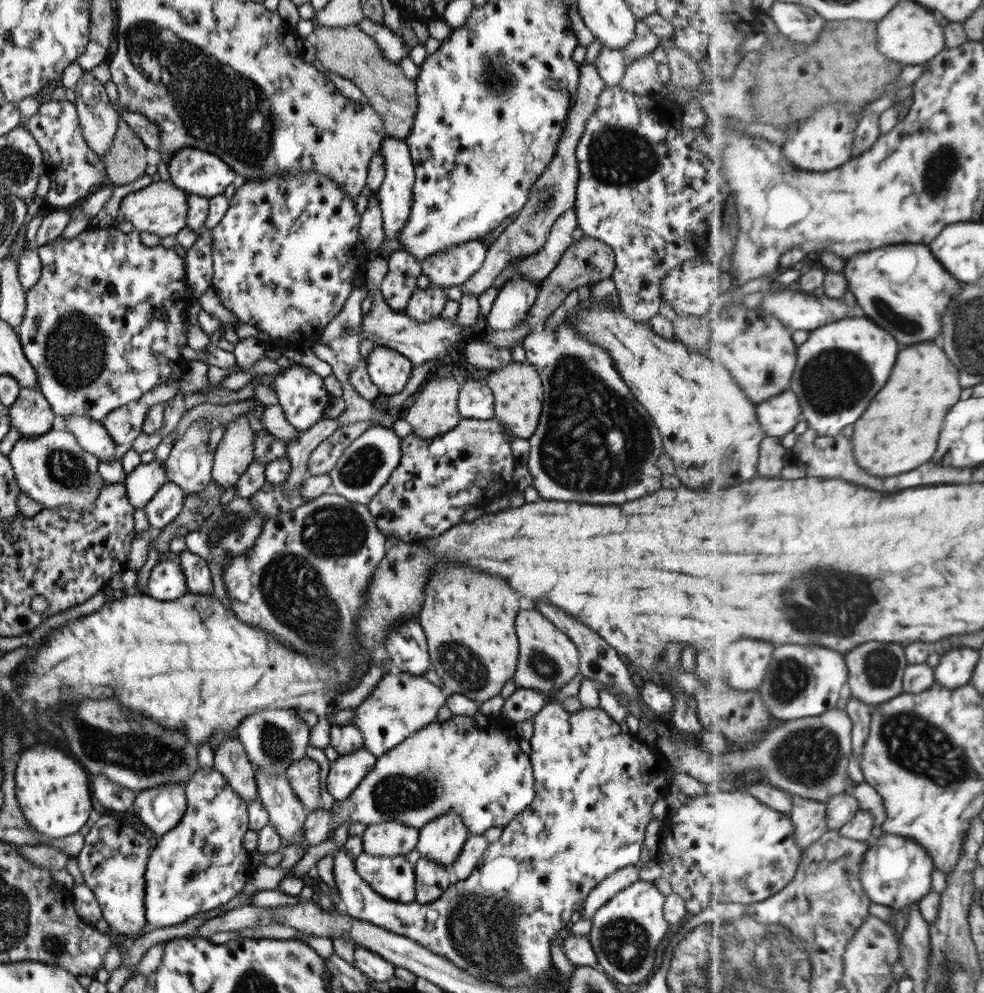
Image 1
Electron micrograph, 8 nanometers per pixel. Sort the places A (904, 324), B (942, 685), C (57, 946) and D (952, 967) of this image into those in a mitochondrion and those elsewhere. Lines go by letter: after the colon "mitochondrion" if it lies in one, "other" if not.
A: mitochondrion
B: other
C: mitochondrion
D: mitochondrion

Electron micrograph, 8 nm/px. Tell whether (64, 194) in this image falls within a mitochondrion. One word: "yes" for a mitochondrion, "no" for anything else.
no

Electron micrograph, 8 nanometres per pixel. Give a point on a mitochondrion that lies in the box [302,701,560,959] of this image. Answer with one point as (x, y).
(398, 793)

